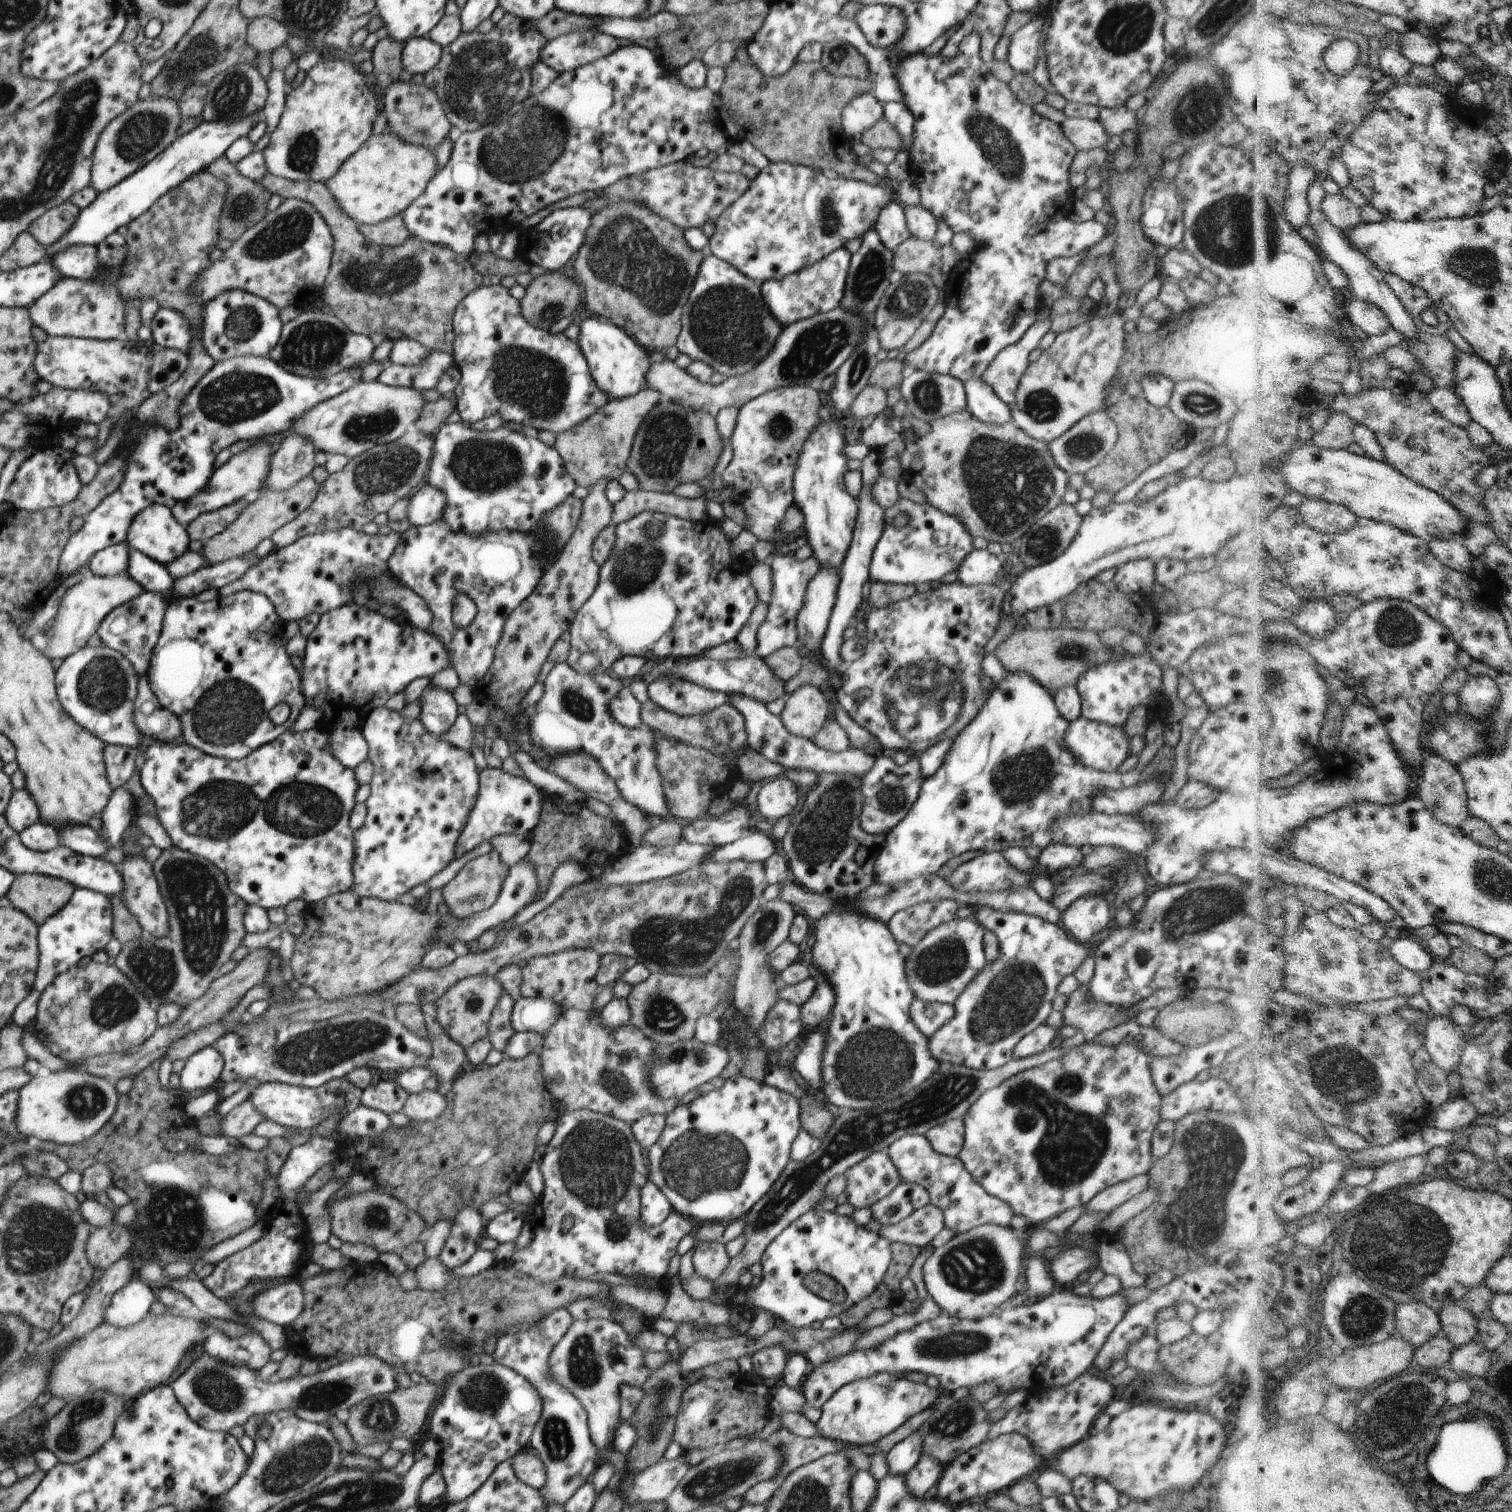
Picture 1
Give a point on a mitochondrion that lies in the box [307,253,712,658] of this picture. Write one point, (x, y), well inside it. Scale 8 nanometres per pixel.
(537, 384)

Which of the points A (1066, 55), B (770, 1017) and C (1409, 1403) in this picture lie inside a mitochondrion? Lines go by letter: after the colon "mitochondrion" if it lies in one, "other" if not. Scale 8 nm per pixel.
A: other
B: other
C: mitochondrion

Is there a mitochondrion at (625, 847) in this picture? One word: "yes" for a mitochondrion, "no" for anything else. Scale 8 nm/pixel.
no

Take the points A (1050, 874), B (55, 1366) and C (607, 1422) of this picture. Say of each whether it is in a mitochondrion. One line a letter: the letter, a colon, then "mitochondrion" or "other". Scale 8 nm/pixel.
A: other
B: other
C: other

